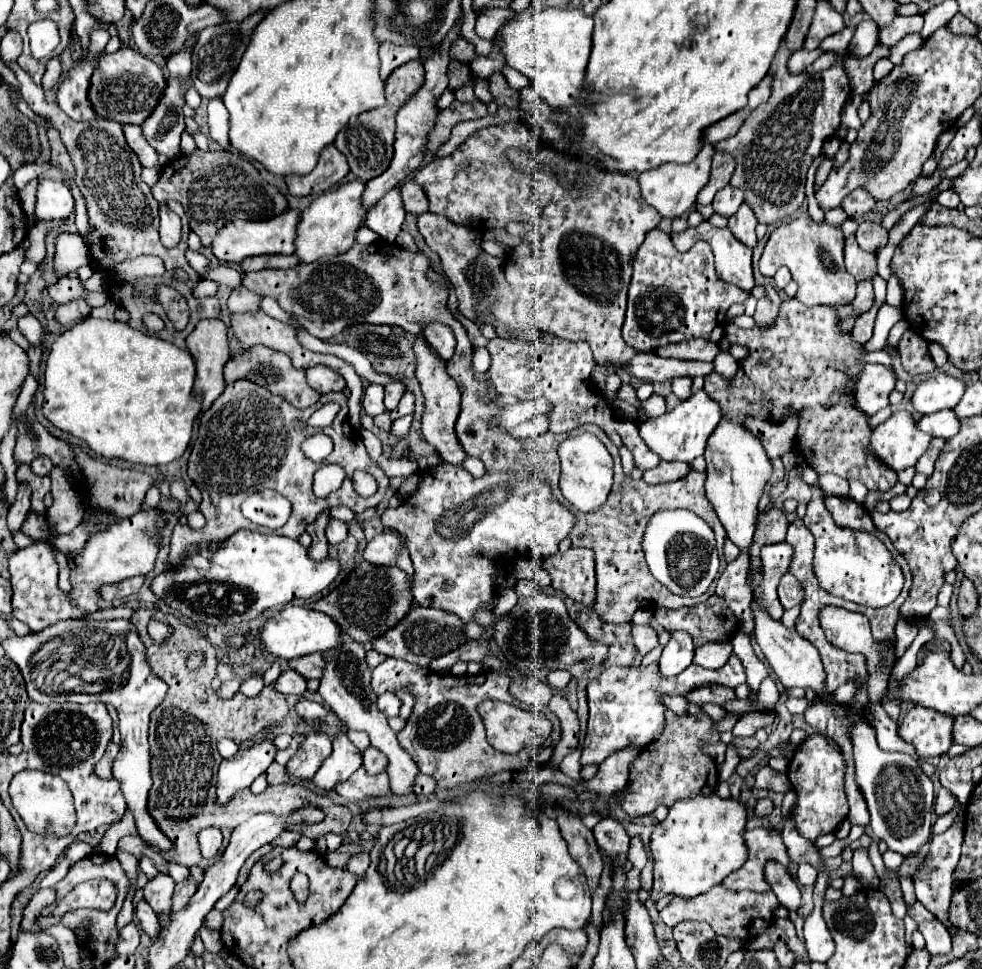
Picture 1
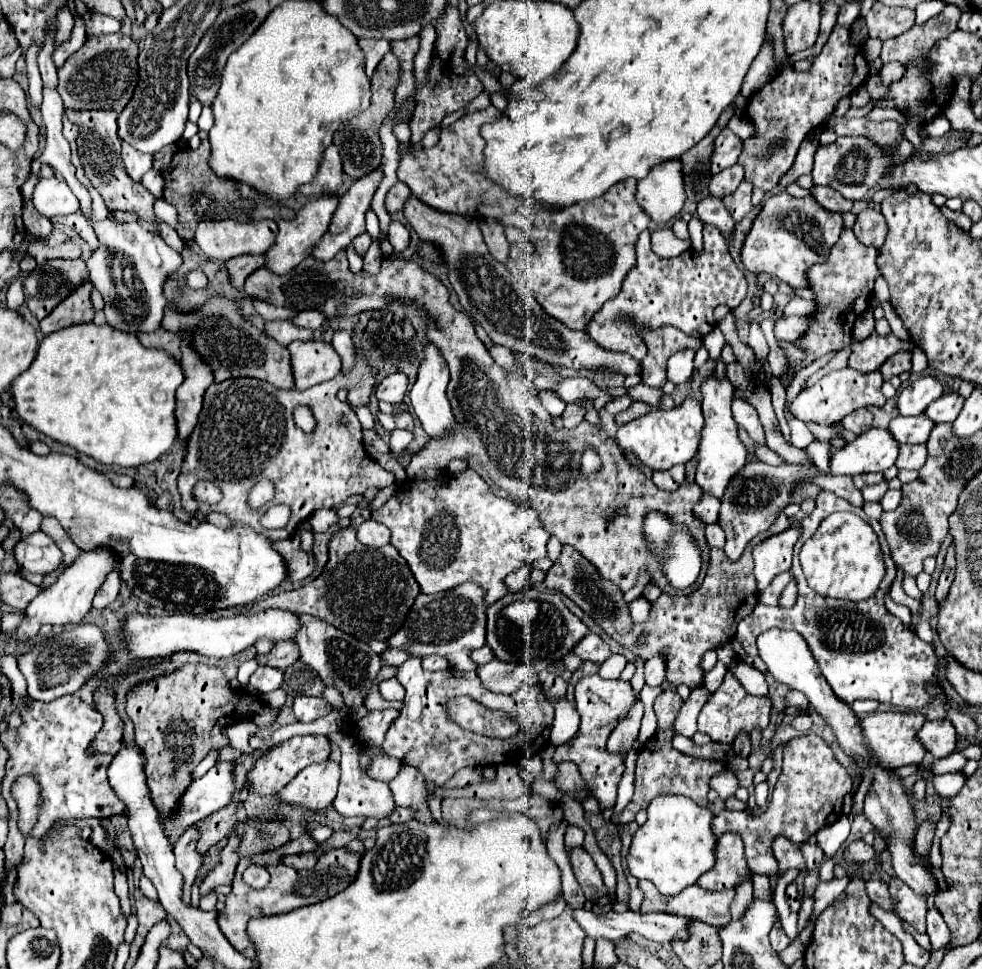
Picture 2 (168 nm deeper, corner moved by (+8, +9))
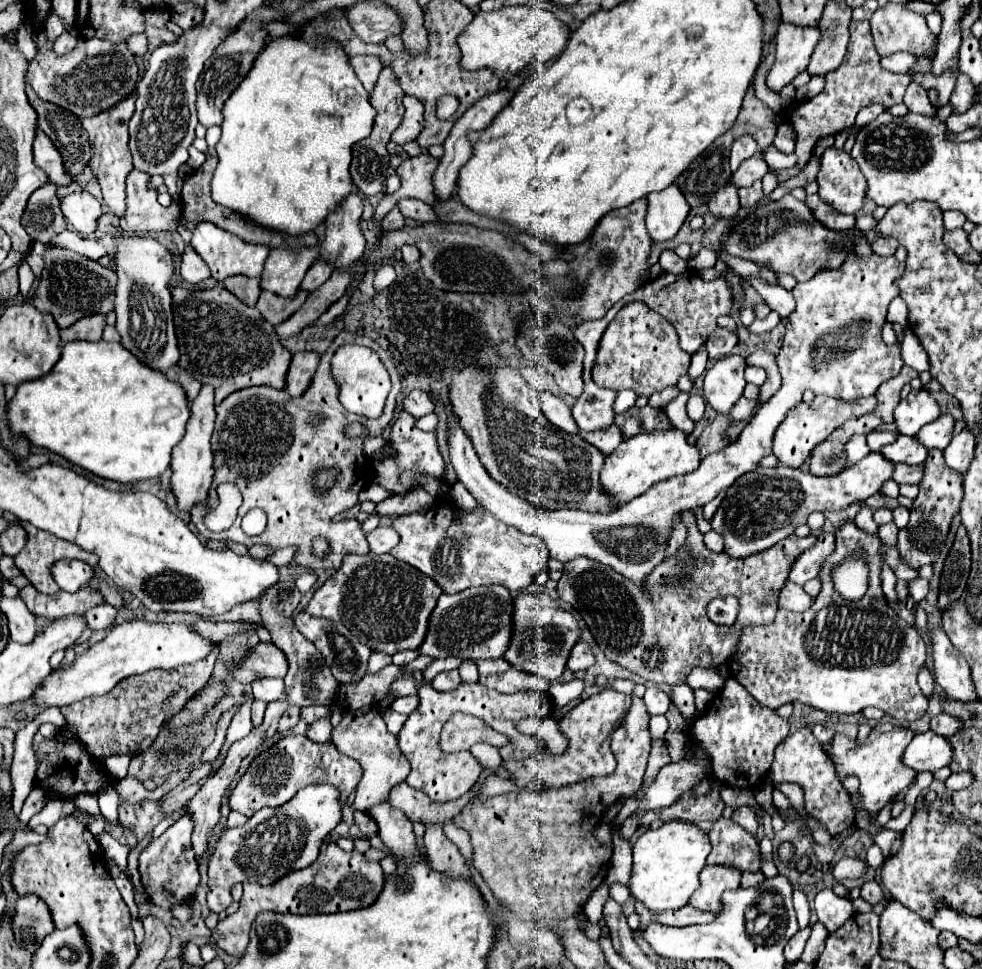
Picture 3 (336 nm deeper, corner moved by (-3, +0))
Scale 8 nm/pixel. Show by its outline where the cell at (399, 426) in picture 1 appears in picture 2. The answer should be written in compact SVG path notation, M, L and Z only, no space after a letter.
M403 429L391 431L391 443L389 443L391 455L393 455L395 459L403 459L405 453L407 453L407 447L409 447L409 443L411 443L411 439L413 439L413 435L411 435L409 431L403 431Z

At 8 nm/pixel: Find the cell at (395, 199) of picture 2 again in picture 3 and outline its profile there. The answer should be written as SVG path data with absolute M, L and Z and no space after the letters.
M394 206L384 218L382 218L382 228L384 230L400 230L404 226L404 216L398 206Z

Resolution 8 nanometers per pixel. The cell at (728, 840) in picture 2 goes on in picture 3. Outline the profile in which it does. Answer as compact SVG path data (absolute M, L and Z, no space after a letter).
M704 866L702 874L700 874L700 890L696 890L696 894L692 894L690 904L696 906L698 910L710 910L710 912L718 912L722 908L722 894L728 890L738 890L740 886L740 876L742 870L736 866Z

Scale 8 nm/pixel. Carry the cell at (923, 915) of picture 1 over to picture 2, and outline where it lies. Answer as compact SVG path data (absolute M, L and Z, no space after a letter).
M869 879L869 881L865 881L865 891L867 891L869 899L875 901L875 903L879 903L885 911L889 911L893 907L893 899L889 897L887 883L883 883L879 879Z

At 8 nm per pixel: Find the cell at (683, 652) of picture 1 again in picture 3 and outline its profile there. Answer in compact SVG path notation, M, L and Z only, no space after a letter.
M650 686L644 694L644 702L648 708L648 714L666 714L668 706L670 706L670 696L666 692L662 692L658 686Z

